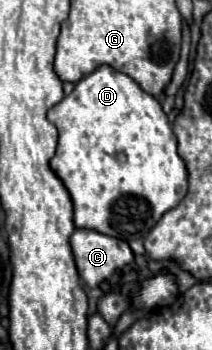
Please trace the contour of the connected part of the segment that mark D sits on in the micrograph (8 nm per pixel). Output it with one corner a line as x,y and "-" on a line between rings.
102,64
76,82
72,94
48,110
48,120
58,128
58,148
52,168
64,180
74,202
76,228
96,230
124,242
144,240
160,216
178,206
188,190
186,162
178,154
178,142
162,104
146,94
130,76

